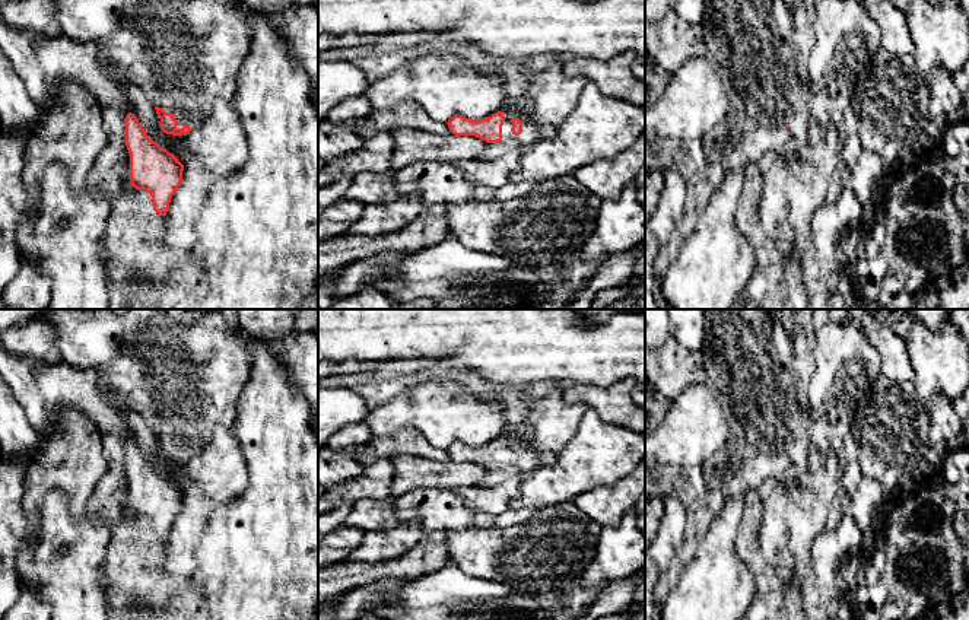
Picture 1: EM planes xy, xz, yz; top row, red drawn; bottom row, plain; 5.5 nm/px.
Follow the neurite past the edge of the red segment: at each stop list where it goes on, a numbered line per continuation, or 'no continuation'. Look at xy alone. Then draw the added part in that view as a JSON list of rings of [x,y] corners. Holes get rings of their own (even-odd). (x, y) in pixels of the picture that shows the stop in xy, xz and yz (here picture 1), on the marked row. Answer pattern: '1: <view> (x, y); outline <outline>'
1: xy (183, 54); outline [[[55,0],[61,34],[99,47],[102,61],[117,79],[136,85],[146,99],[172,112],[177,128],[203,124],[216,99],[232,101],[236,77],[250,53],[252,12],[239,0]]]

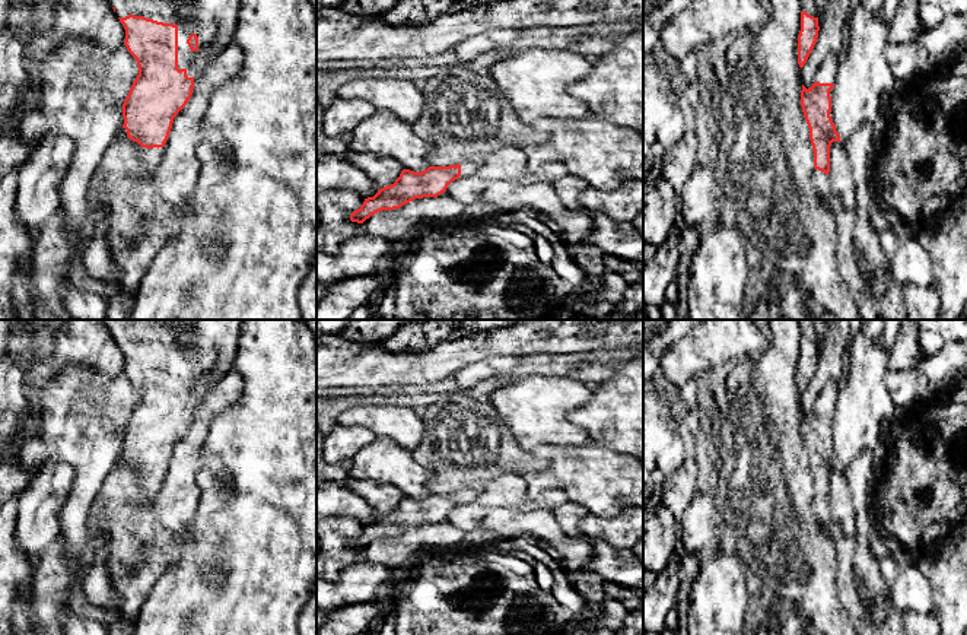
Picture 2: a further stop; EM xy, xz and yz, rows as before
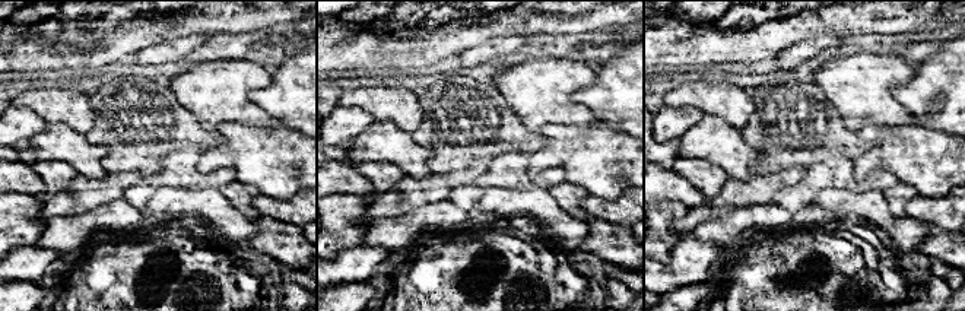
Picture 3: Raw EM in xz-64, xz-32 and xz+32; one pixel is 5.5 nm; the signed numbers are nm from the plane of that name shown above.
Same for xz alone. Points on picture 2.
1: xz (468, 168); outline [[[467,161],[461,162],[459,165],[461,165],[459,180],[465,180],[475,175],[477,169],[481,166],[481,163],[477,161]]]

